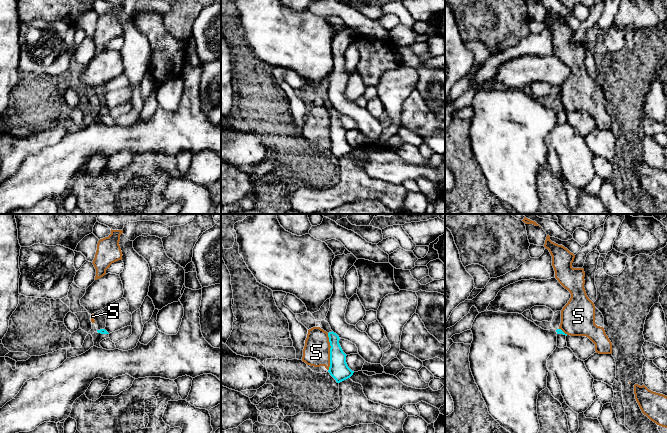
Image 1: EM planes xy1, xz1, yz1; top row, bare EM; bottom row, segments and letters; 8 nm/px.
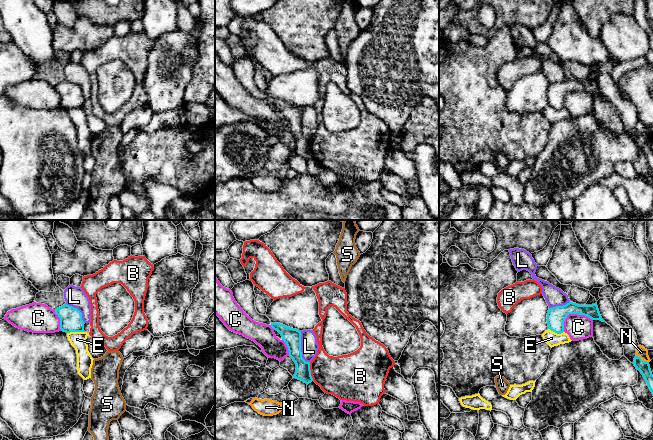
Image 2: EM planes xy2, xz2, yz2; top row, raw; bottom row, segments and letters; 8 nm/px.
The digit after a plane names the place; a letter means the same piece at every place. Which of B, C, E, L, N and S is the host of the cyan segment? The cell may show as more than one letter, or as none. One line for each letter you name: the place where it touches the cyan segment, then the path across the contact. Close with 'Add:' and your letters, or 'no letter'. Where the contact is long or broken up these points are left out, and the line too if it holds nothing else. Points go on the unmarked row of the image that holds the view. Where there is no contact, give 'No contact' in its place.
Add: no letter

